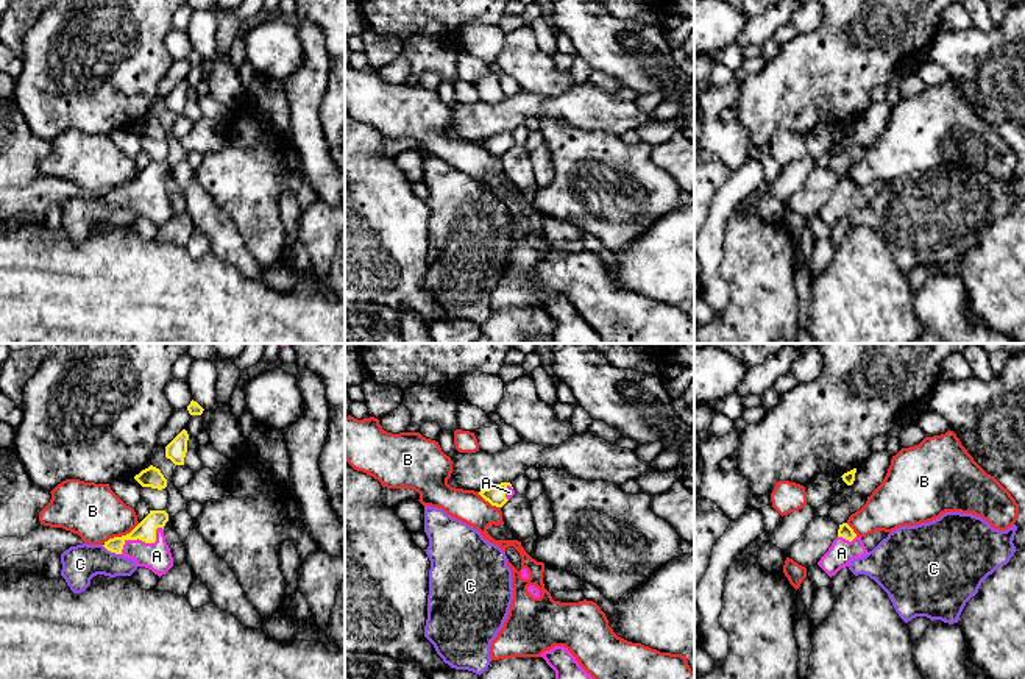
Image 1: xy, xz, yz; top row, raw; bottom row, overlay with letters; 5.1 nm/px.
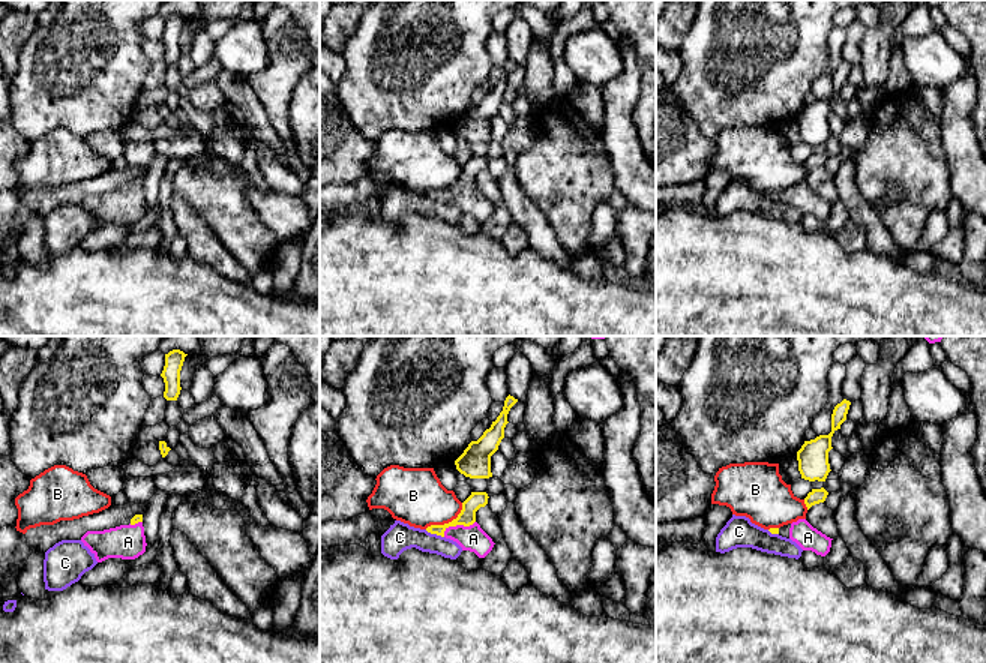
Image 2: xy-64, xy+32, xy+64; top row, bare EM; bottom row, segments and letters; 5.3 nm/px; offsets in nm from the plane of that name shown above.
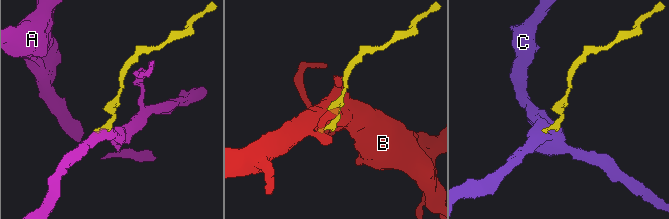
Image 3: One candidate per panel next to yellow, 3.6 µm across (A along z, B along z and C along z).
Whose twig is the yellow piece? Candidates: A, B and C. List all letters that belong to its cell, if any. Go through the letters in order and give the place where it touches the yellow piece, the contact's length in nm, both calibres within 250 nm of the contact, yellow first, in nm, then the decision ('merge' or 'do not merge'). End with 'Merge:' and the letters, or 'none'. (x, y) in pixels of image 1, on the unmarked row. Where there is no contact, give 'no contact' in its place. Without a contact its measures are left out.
A: contact xy (142, 191); length 260 nm; calibres 110 and 150 nm; merge
B: contact xy (122, 186); length 220 nm; calibres 110 and 280 nm; do not merge
C: contact xy (111, 202); length 110 nm; calibres 110 and 190 nm; do not merge
Merge: A

